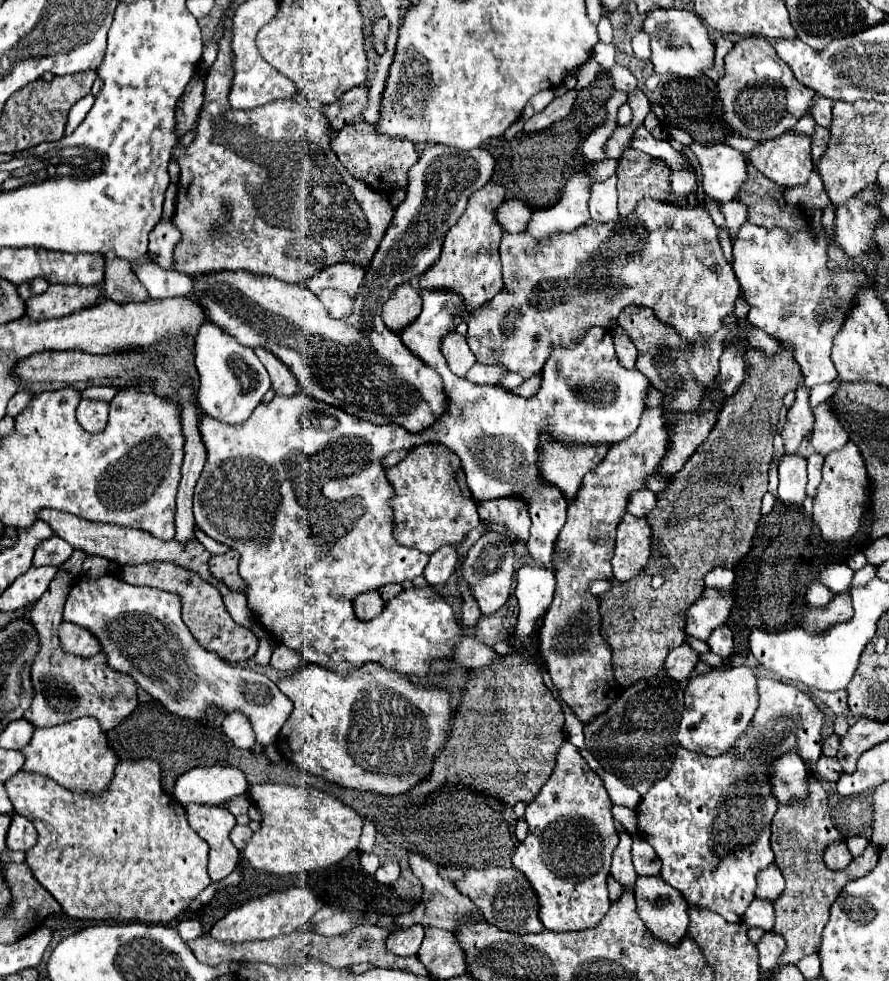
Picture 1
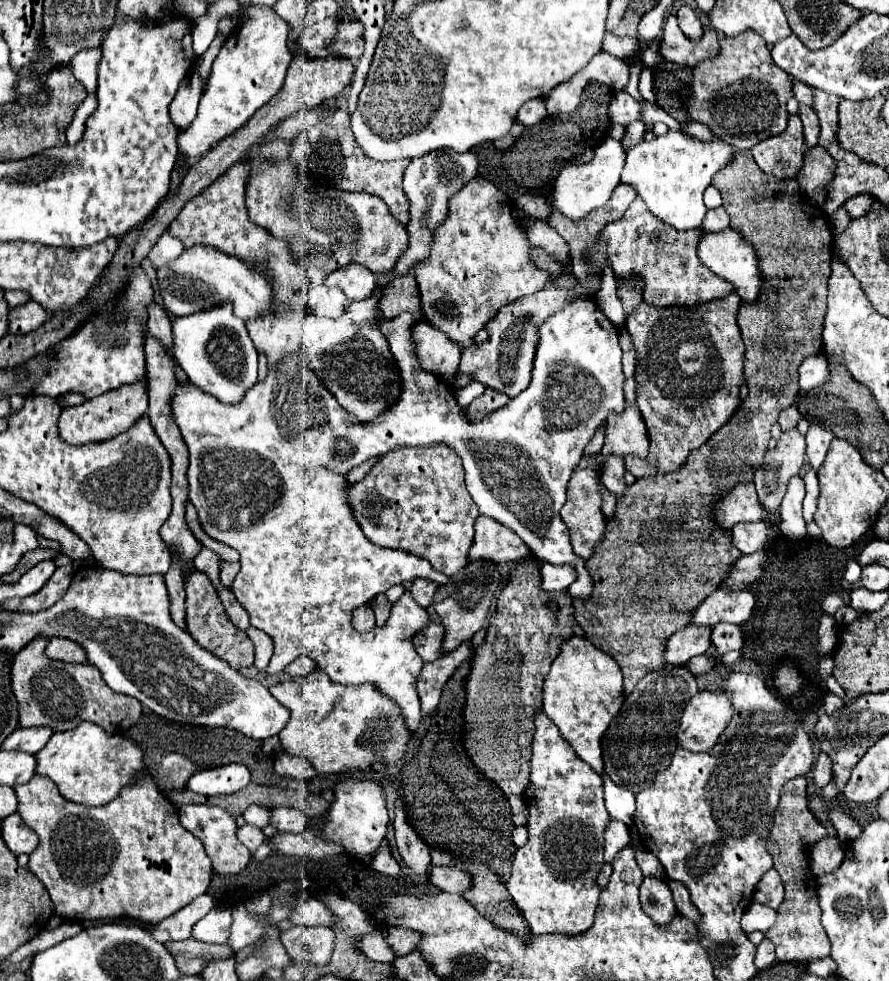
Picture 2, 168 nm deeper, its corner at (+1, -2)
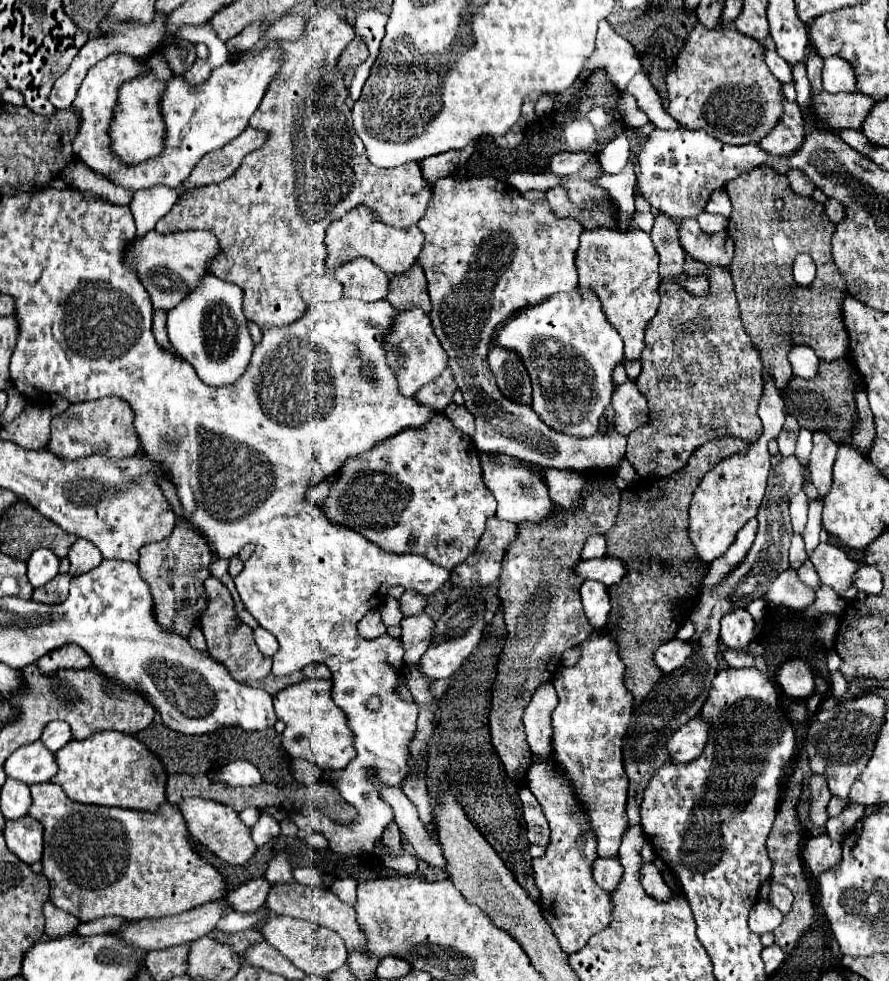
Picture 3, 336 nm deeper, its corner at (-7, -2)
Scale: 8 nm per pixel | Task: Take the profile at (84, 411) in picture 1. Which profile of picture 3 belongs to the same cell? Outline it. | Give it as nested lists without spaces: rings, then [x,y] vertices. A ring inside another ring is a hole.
[[[116,396],[72,404],[66,412],[52,418],[52,436],[48,442],[48,450],[64,460],[78,460],[94,454],[106,458],[130,458],[140,448],[140,440],[136,436],[132,420],[132,408]]]

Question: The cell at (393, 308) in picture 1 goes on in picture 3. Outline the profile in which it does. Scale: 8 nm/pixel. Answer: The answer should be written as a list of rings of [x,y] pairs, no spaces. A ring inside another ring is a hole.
[[[416,262],[408,270],[408,274],[392,276],[390,292],[386,298],[396,310],[408,310],[416,306],[430,312],[430,298],[428,298],[428,288],[426,288],[422,266]]]

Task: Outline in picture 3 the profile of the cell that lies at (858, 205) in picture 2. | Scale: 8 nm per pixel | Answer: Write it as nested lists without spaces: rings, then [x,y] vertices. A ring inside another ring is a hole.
[[[826,200],[822,206],[824,206],[824,210],[826,210],[826,218],[830,218],[830,222],[838,224],[840,220],[844,220],[846,210],[844,210],[844,206],[842,206],[838,200]]]

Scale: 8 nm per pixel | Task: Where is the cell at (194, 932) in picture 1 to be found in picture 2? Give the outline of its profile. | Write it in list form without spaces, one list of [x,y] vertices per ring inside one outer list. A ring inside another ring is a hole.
[[[224,906],[214,908],[210,910],[210,914],[206,914],[202,920],[196,922],[196,926],[192,928],[192,938],[208,944],[226,944],[230,924],[232,924],[230,908]]]

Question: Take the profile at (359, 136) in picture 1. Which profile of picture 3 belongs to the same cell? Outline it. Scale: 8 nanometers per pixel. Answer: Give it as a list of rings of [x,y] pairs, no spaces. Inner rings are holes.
[[[320,8],[310,14],[306,32],[300,40],[282,40],[282,66],[274,76],[274,82],[270,82],[258,110],[250,118],[252,128],[268,134],[266,144],[250,152],[242,160],[238,172],[228,180],[184,192],[154,228],[158,234],[210,230],[220,244],[220,252],[210,262],[210,272],[244,290],[244,314],[260,328],[292,324],[306,312],[308,304],[298,294],[298,282],[308,274],[324,274],[324,232],[334,220],[340,220],[358,206],[366,206],[380,222],[394,228],[408,228],[424,216],[432,194],[416,162],[392,170],[372,166],[366,158],[362,140],[352,128],[350,108],[346,104],[348,92],[330,92],[330,68],[334,68],[342,50],[354,40],[354,36],[354,26],[340,18],[332,8]]]

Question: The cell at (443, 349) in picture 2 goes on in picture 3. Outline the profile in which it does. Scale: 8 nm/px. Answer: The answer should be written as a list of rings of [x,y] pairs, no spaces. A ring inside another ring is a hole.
[[[410,308],[396,314],[392,328],[384,334],[384,350],[386,350],[386,364],[392,368],[400,394],[414,396],[418,388],[434,380],[448,364],[448,356],[442,350],[438,338],[434,336],[430,318],[424,310]]]

